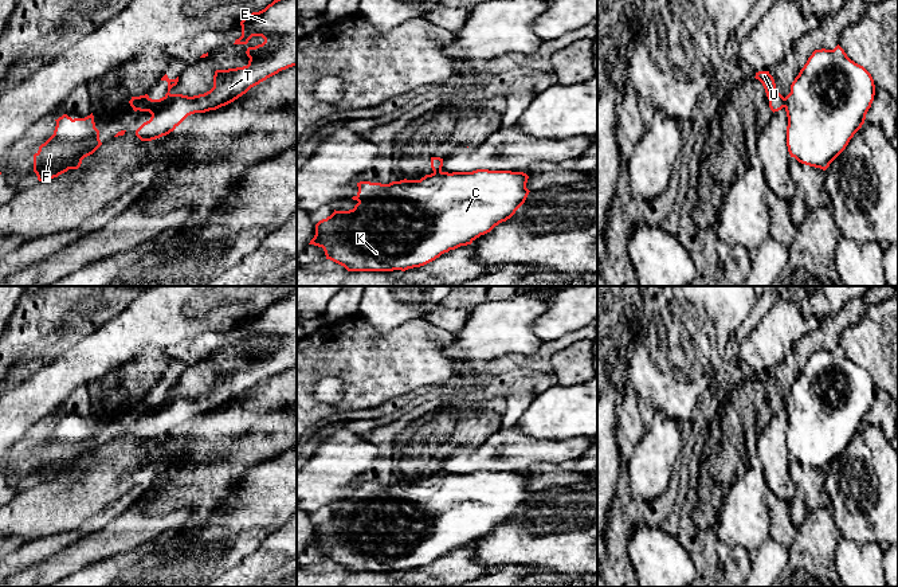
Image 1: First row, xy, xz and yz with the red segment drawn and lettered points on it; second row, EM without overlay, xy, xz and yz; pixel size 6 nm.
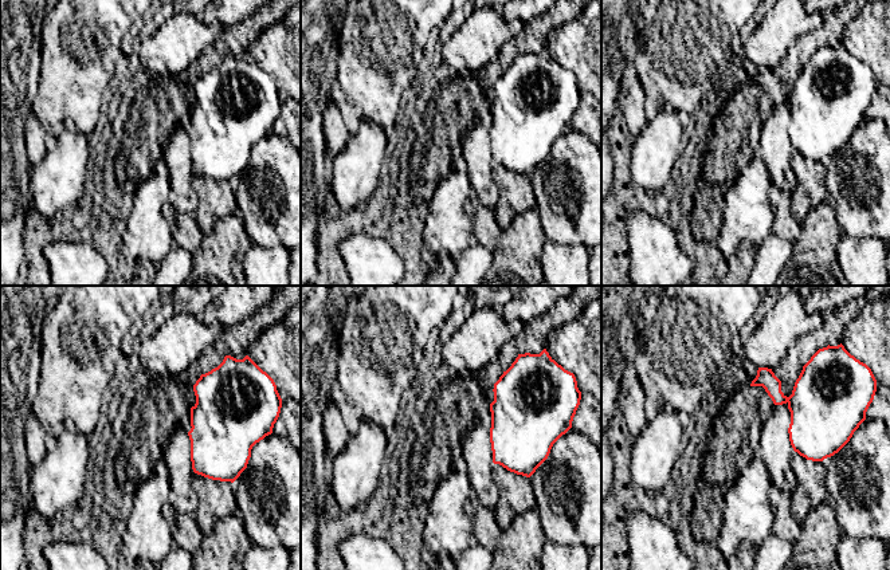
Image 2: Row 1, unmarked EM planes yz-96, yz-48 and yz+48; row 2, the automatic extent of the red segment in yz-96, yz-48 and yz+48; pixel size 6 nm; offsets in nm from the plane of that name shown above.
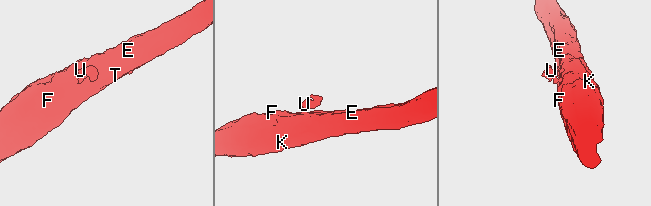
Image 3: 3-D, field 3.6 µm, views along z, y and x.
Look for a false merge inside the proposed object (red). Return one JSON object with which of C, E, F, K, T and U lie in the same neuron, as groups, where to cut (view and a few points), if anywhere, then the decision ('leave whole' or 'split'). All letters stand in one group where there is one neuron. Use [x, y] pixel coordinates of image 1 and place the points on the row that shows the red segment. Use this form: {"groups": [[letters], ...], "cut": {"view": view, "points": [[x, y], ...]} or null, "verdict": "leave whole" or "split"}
{"groups": [["C", "E", "F", "K", "T"], ["U"]], "cut": {"view": "yz", "points": [[783, 98], [784, 106]]}, "verdict": "split"}

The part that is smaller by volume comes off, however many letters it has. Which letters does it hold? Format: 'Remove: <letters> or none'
Remove: U

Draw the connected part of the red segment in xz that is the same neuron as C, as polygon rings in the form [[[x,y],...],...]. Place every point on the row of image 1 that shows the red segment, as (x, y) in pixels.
[[[477,169],[472,172],[452,172],[452,173],[434,172],[431,175],[426,175],[420,180],[404,179],[400,181],[392,181],[389,184],[360,181],[357,183],[358,187],[357,195],[352,197],[353,200],[358,201],[354,206],[354,208],[349,211],[334,210],[334,212],[330,216],[319,220],[315,224],[315,235],[309,244],[322,247],[326,259],[330,259],[344,266],[348,271],[393,271],[393,270],[405,271],[408,269],[420,267],[435,261],[442,254],[448,253],[450,250],[471,244],[481,235],[490,232],[495,226],[510,219],[515,214],[515,211],[525,203],[530,192],[526,188],[528,179],[529,176],[523,172]]]

